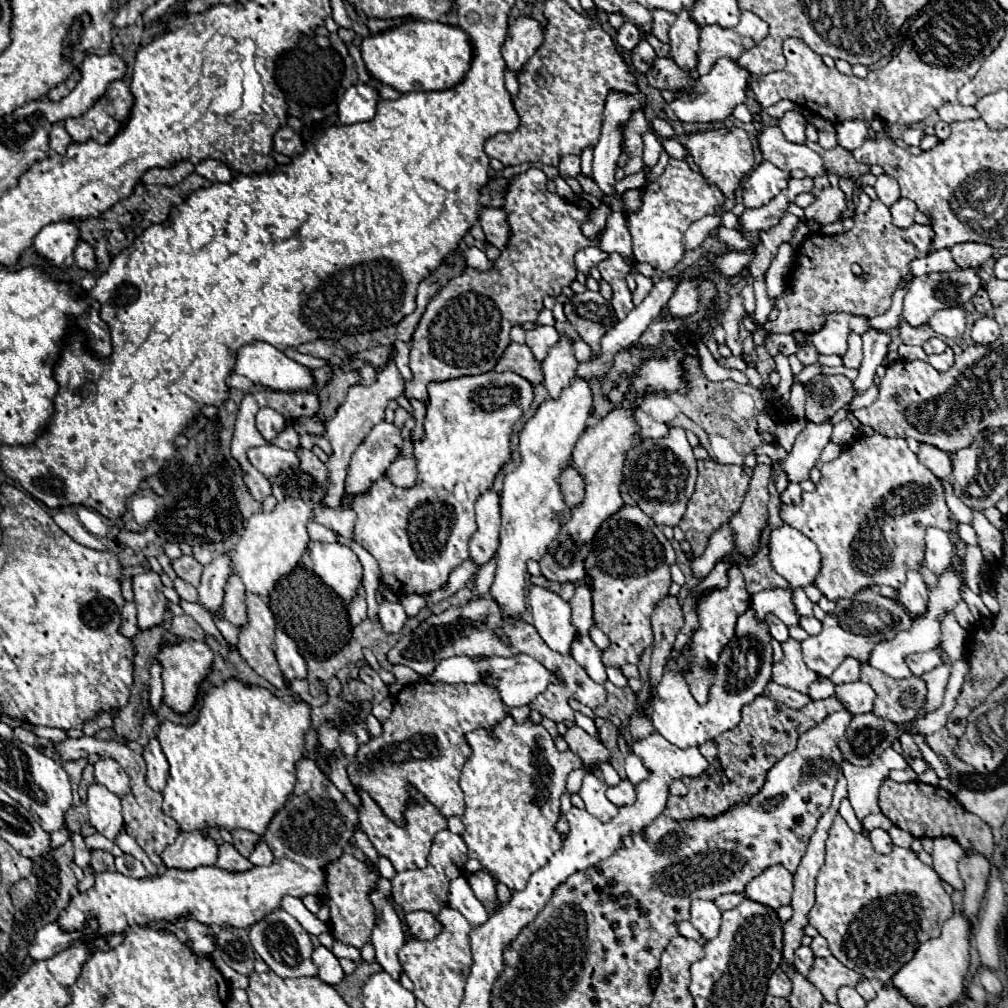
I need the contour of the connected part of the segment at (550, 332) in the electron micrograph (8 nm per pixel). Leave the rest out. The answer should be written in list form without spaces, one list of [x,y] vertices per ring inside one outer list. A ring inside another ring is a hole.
[[[537,326],[533,330],[527,330],[525,338],[527,338],[525,344],[533,350],[535,358],[537,360],[545,360],[549,348],[557,344],[559,334],[557,334],[557,330],[553,326]]]

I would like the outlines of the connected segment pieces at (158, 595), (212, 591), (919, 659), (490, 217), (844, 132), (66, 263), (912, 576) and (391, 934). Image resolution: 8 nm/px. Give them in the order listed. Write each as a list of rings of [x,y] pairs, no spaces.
[[[147,572],[133,576],[133,592],[137,604],[137,626],[149,630],[163,620],[167,598],[163,596],[163,584],[159,574]]]
[[[223,552],[209,566],[205,566],[197,592],[199,592],[199,604],[211,614],[215,612],[215,608],[221,608],[225,594],[223,588],[231,574],[233,574],[233,566],[229,552]]]
[[[935,646],[935,648],[929,650],[929,652],[909,656],[909,658],[907,658],[907,664],[909,664],[909,668],[911,668],[913,674],[921,675],[943,664],[943,652],[941,652],[939,646]]]
[[[483,208],[481,228],[483,228],[489,244],[493,244],[499,250],[505,250],[509,236],[511,236],[511,228],[509,228],[509,222],[507,222],[507,214],[503,210]]]
[[[845,120],[843,124],[837,124],[837,142],[847,152],[853,152],[859,148],[867,138],[867,120]]]
[[[57,222],[45,226],[33,242],[39,258],[47,260],[57,270],[67,270],[73,266],[73,250],[79,242],[79,228],[75,222]]]
[[[917,570],[907,572],[907,582],[899,588],[899,602],[909,614],[921,616],[927,606],[927,586]]]
[[[385,878],[377,880],[377,890],[371,894],[371,902],[375,904],[377,910],[377,922],[373,926],[373,946],[377,952],[377,962],[379,966],[399,980],[401,976],[401,964],[397,958],[399,948],[405,944],[405,934],[401,930],[401,922],[393,910],[393,906],[387,902],[387,896],[391,894],[391,882]]]

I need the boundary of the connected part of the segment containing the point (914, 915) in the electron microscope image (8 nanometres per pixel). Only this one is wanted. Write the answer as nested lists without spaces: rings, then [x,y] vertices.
[[[835,816],[827,838],[827,858],[817,876],[817,902],[809,912],[809,924],[829,942],[837,960],[869,980],[877,978],[887,982],[915,956],[921,942],[939,936],[943,922],[951,916],[953,900],[945,896],[943,880],[931,866],[923,864],[911,848],[895,846],[889,856],[877,854],[867,834],[853,832],[841,816]]]

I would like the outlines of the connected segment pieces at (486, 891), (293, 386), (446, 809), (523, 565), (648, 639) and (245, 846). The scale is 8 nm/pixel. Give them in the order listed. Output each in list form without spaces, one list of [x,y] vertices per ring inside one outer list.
[[[479,870],[475,874],[469,874],[467,876],[475,896],[483,902],[483,904],[493,904],[497,900],[497,894],[495,894],[495,882],[493,878],[485,872],[485,870]]]
[[[251,342],[237,354],[235,374],[251,378],[271,390],[309,390],[315,384],[313,370],[287,358],[267,342]]]
[[[419,682],[407,684],[399,696],[395,698],[395,706],[387,722],[383,724],[383,736],[373,738],[371,742],[363,744],[357,756],[349,762],[349,778],[355,786],[363,788],[371,794],[371,798],[383,808],[383,812],[403,824],[403,808],[411,796],[409,788],[421,790],[441,812],[443,816],[463,816],[463,790],[459,786],[461,770],[471,756],[471,746],[465,740],[467,732],[485,728],[493,730],[505,718],[505,704],[497,692],[497,688],[489,684],[445,684],[445,682]]]
[[[573,378],[559,400],[545,400],[519,434],[521,464],[515,472],[505,476],[501,492],[501,542],[497,550],[495,582],[491,586],[491,596],[501,606],[503,616],[521,618],[525,610],[527,560],[539,562],[559,528],[571,518],[571,510],[559,486],[559,476],[573,464],[573,446],[585,430],[591,402],[593,396],[587,380]]]
[[[623,506],[617,514],[605,520],[599,532],[593,538],[593,550],[585,560],[585,570],[593,578],[593,612],[595,624],[609,636],[611,648],[603,652],[605,666],[625,666],[625,664],[639,664],[639,656],[645,648],[653,646],[653,630],[651,630],[651,612],[669,594],[671,576],[669,566],[675,564],[675,550],[671,542],[661,534],[661,542],[655,536],[657,526],[655,522],[637,506]]]
[[[239,830],[233,832],[233,846],[239,850],[241,856],[249,858],[249,854],[255,850],[255,844],[259,842],[259,836],[249,832],[249,830]]]

